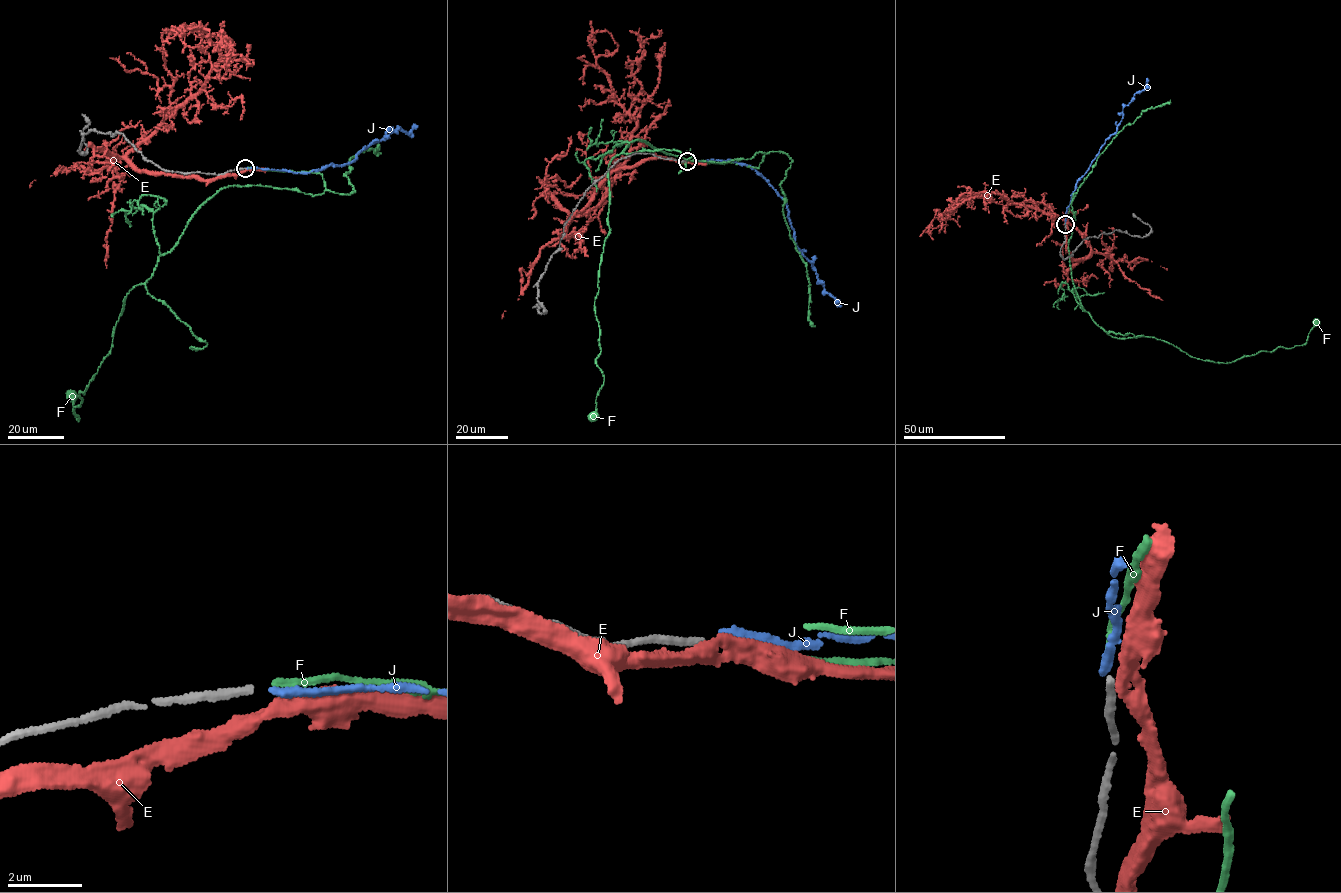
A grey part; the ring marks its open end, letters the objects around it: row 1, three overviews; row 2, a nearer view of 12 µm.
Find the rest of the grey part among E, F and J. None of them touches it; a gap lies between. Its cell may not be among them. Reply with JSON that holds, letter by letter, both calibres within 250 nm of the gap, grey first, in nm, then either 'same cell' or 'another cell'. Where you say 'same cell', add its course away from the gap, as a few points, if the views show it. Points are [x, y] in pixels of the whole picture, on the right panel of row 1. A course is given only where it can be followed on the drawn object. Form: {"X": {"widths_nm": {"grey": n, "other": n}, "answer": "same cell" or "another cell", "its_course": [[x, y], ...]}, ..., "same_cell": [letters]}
{"E": {"widths_nm": {"grey": 190, "other": 400}, "answer": "another cell"}, "F": {"widths_nm": {"grey": 190, "other": 140}, "answer": "same cell", "its_course": [[1065, 224], [1074, 193], [1070, 274], [1083, 308], [1112, 337], [1154, 337], [1226, 363], [1302, 345], [1316, 321]]}, "J": {"widths_nm": {"grey": 190, "other": 240}, "answer": "another cell"}, "same_cell": ["F"]}

